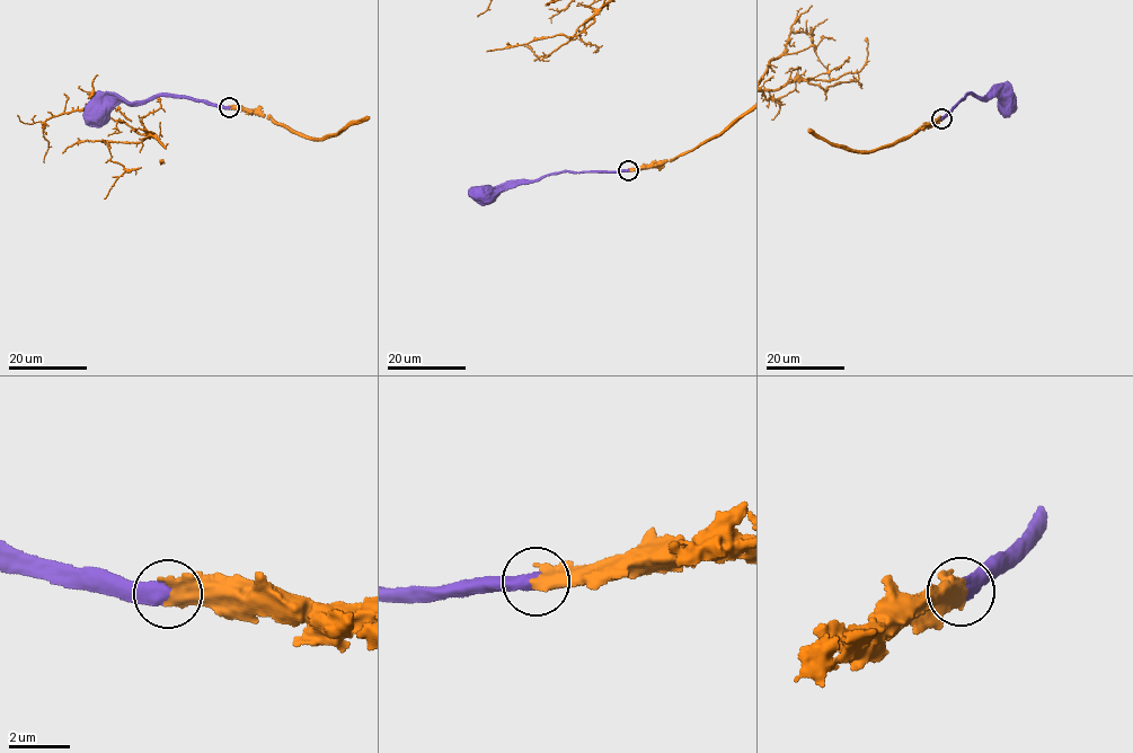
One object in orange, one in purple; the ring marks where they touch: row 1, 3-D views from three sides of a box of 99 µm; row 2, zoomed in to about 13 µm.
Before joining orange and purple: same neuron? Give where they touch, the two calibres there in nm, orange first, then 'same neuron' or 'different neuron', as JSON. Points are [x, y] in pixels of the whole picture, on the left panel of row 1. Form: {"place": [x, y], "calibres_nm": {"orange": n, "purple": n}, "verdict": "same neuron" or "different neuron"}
{"place": [229, 107], "calibres_nm": {"orange": 600, "purple": 550}, "verdict": "same neuron"}

